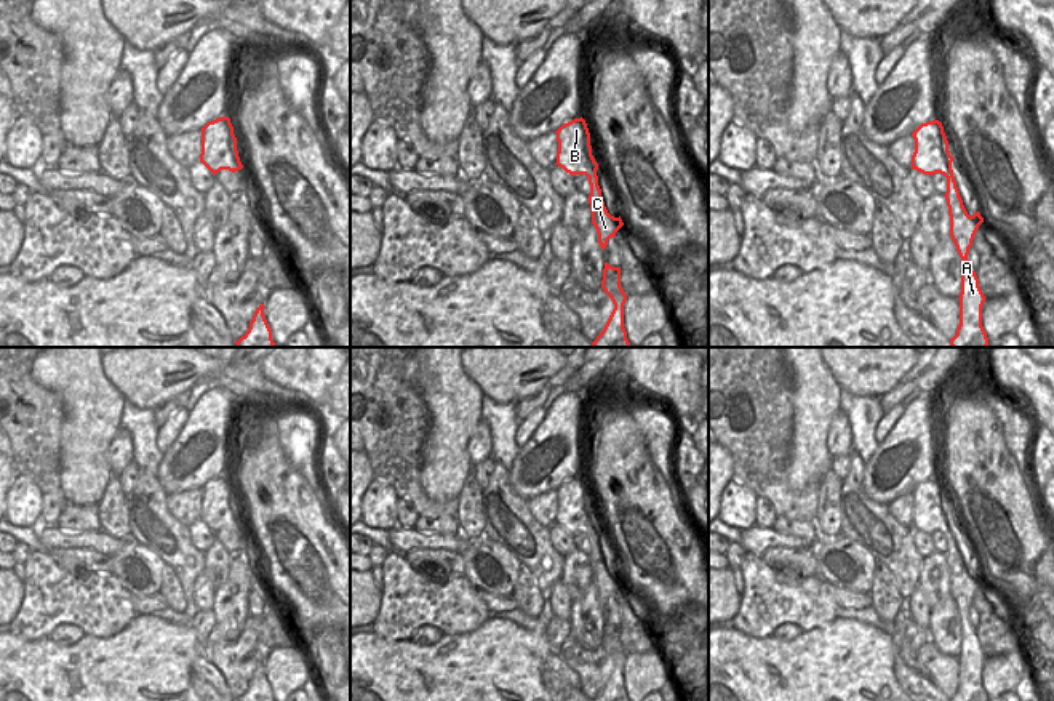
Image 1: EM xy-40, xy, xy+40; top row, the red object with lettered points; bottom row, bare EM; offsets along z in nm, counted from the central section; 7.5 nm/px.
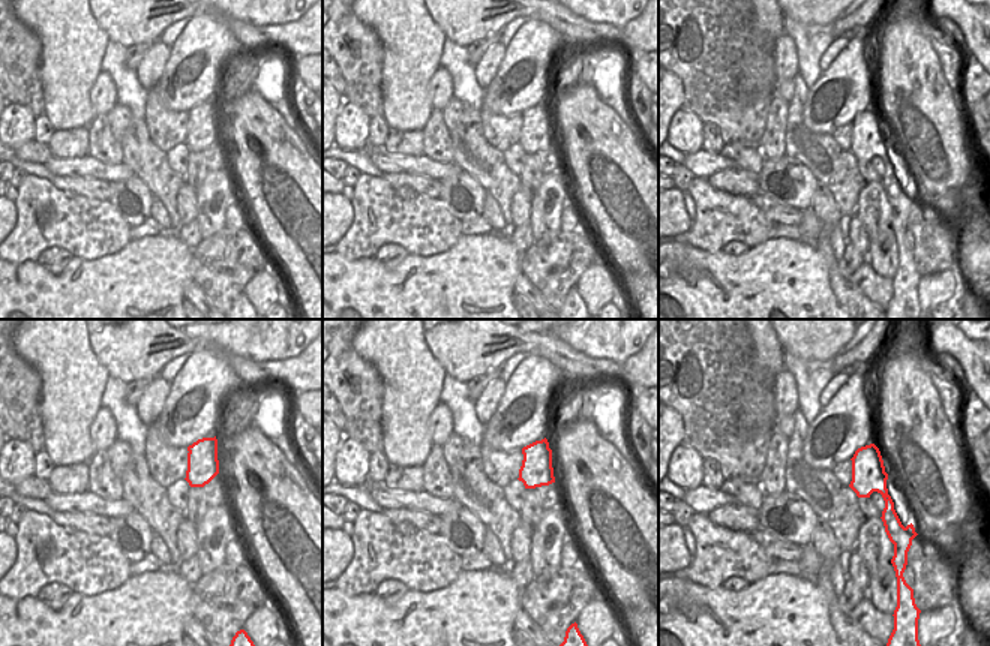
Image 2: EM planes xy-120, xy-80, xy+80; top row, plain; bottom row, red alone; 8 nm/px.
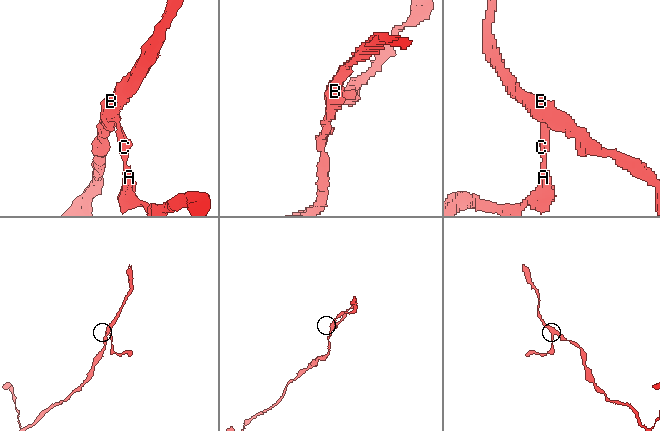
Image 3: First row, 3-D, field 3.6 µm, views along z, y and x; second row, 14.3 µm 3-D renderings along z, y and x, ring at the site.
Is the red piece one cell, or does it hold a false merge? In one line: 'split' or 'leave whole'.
leave whole

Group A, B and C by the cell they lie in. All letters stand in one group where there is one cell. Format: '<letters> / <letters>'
A B C

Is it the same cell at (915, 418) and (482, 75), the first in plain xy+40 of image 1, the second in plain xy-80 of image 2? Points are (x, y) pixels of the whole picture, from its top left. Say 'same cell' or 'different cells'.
different cells

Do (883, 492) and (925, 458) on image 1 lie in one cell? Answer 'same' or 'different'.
same

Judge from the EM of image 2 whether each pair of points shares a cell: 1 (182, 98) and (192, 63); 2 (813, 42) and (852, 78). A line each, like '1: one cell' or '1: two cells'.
1: one cell
2: two cells

